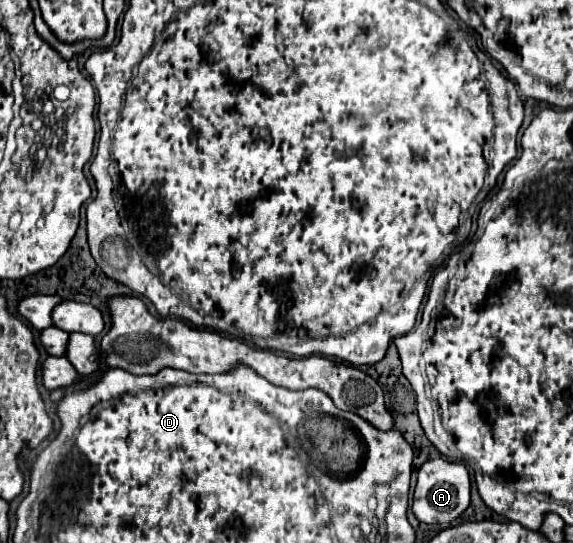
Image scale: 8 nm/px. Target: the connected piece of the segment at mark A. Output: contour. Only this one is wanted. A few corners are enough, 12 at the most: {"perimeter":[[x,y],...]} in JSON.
{"perimeter":[[442,457],[418,469],[412,511],[446,525],[470,505],[462,463]]}

